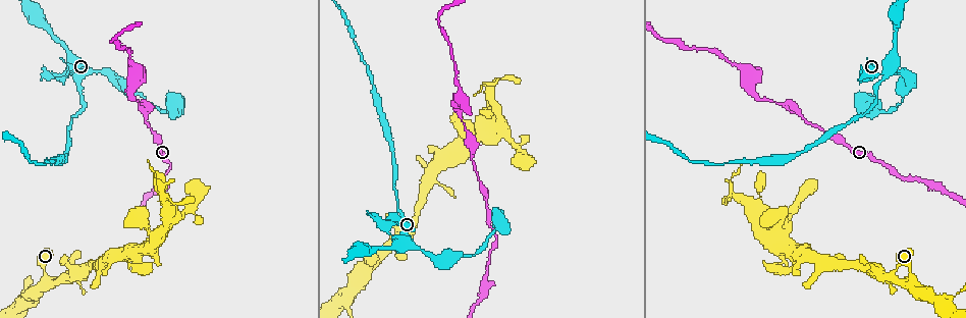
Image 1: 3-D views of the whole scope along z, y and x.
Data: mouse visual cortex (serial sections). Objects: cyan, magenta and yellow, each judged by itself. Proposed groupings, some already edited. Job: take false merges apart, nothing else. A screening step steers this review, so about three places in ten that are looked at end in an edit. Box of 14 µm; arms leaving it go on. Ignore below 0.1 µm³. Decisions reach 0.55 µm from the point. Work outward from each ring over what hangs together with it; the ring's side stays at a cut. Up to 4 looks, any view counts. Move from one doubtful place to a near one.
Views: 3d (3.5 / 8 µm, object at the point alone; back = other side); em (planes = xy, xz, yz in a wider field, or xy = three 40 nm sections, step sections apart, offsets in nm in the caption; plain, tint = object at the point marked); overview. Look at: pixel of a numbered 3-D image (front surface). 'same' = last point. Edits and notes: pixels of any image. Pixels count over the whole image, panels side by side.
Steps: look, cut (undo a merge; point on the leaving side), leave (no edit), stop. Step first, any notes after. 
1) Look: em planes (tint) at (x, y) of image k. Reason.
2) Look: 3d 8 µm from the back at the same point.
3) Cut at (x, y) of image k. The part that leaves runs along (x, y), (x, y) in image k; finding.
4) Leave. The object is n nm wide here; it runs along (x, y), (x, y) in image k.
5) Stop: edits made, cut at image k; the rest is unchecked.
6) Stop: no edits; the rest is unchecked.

Look: 3d 8 µm at (385, 228) of image 1. Abrupt turn.

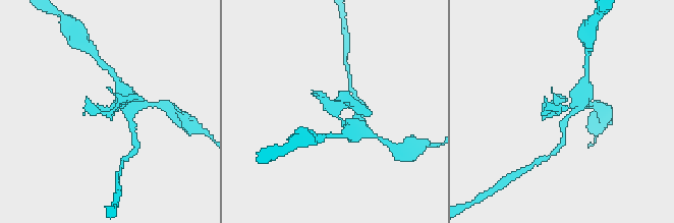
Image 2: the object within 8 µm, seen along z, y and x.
Look: em planes (tint) at (334, 109) of image 2. Shape alone is not enough.

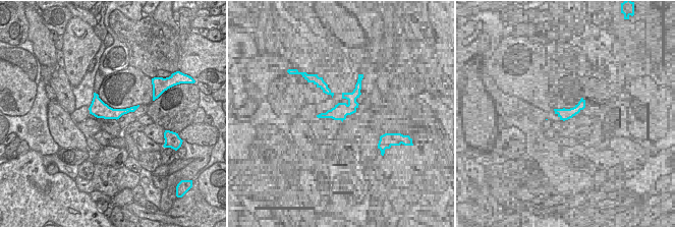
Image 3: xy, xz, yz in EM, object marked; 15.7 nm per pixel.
Leave. Continuous, no second cell.

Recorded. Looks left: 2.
Look: 3d 3.5 µm at (738, 64) of image 1. Sudden change in width.

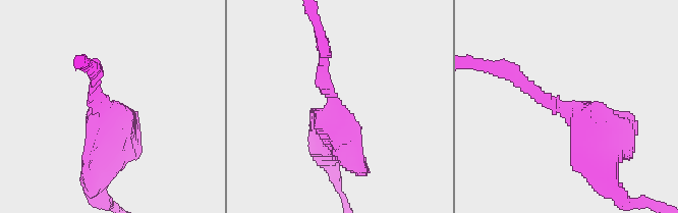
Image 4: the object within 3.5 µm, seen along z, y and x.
Look: em xy step 1 (tint) at (565, 110) of image 4. The arms are 150, 400 nm wide; need the tissue.

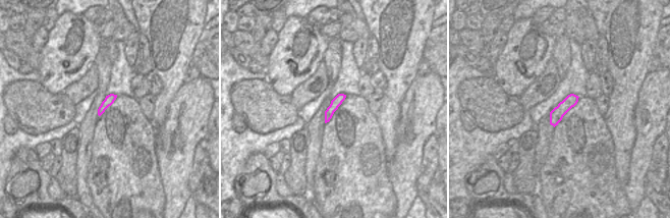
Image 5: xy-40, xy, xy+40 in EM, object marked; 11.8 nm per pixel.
Leave. It runs along (608, 158), (584, 114), (516, 73) in image 4; one cell here.

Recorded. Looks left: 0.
Stop: no edits; the rest is unchecked.

